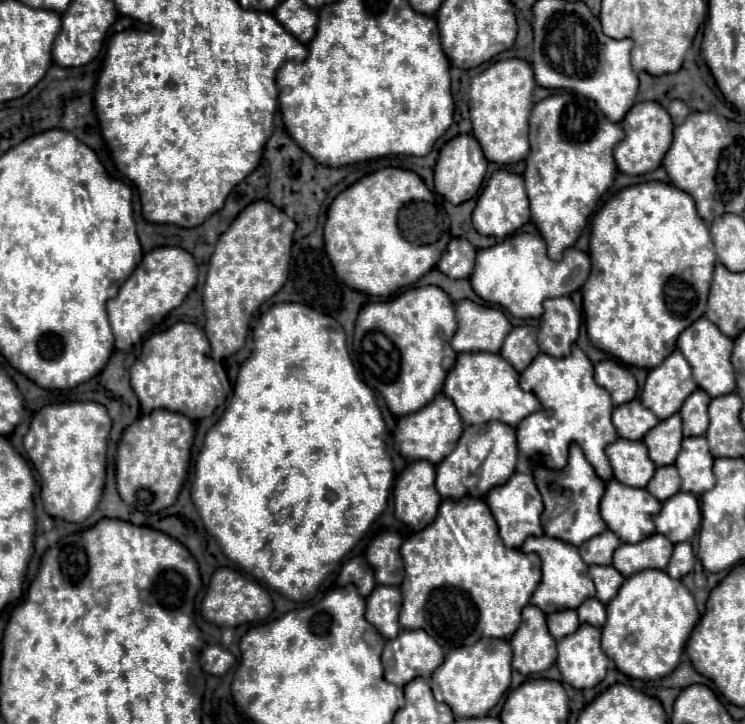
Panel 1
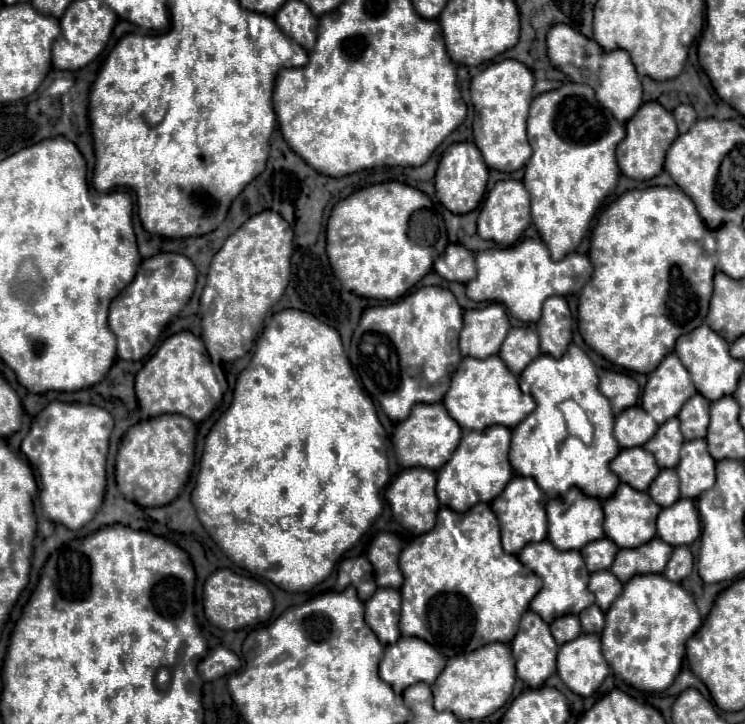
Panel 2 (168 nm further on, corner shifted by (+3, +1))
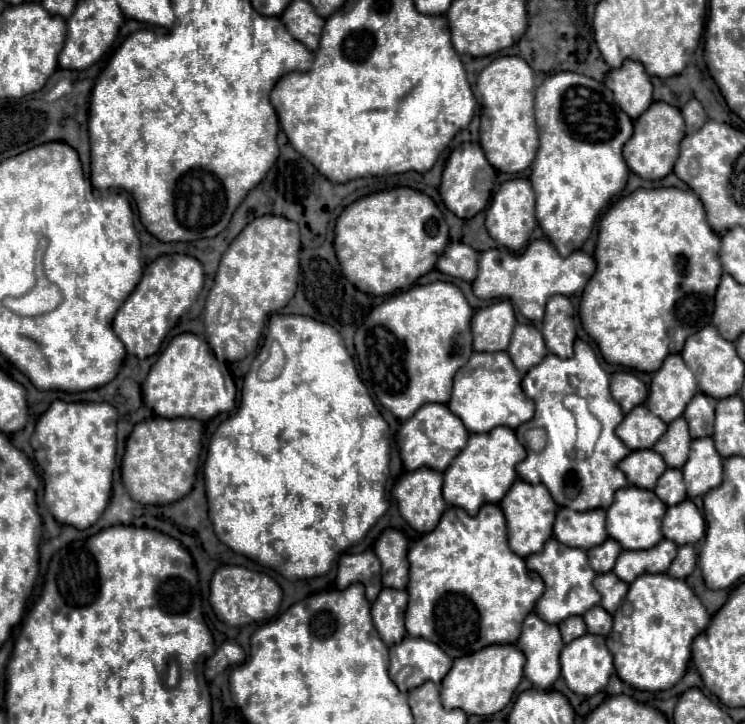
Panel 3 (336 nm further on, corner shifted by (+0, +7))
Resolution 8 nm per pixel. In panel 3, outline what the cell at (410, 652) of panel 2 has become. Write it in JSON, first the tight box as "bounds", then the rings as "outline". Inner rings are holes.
{"bounds":[390,638,452,692],"outline":[[[404,638],[400,644],[390,648],[390,678],[398,684],[400,692],[410,692],[412,688],[434,682],[440,684],[442,678],[450,672],[452,660],[440,646],[424,638]],[[402,672],[406,672],[406,680],[402,684]]]}

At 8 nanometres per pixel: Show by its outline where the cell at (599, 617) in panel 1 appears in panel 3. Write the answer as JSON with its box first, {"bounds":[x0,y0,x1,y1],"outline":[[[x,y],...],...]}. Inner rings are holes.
{"bounds":[582,606,612,636],"outline":[[[594,606],[594,610],[588,610],[582,618],[584,618],[590,634],[606,636],[612,630],[612,616],[602,606]]]}

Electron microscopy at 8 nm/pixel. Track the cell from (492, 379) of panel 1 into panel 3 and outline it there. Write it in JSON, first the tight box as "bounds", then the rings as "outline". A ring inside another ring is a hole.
{"bounds":[448,352,534,432],"outline":[[[474,352],[470,362],[454,376],[454,390],[448,408],[464,422],[468,432],[490,432],[496,426],[518,428],[534,416],[534,402],[522,394],[520,382],[522,380],[506,352]]]}

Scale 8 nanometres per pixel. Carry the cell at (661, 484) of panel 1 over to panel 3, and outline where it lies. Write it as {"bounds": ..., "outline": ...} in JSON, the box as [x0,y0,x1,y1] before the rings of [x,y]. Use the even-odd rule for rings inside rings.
{"bounds":[654,468,686,506],"outline":[[[668,468],[666,474],[662,474],[662,478],[658,480],[658,486],[654,488],[654,492],[658,494],[658,498],[662,498],[662,502],[666,502],[666,506],[676,506],[684,502],[686,486],[684,486],[682,472],[676,468]]]}

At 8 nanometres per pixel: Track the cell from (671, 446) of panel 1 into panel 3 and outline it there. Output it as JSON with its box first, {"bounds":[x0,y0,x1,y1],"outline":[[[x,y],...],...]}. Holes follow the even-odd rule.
{"bounds":[654,418,692,468],"outline":[[[676,418],[674,422],[668,424],[666,434],[656,442],[654,450],[658,450],[658,454],[662,454],[668,468],[682,468],[688,458],[690,442],[692,442],[692,438],[688,434],[686,420]]]}

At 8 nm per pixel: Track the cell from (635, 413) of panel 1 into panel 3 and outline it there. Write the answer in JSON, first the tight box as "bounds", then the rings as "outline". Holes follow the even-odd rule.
{"bounds":[616,406,666,450],"outline":[[[636,406],[616,430],[616,436],[630,448],[630,450],[646,450],[652,448],[658,438],[666,432],[666,424],[650,414],[646,406]]]}

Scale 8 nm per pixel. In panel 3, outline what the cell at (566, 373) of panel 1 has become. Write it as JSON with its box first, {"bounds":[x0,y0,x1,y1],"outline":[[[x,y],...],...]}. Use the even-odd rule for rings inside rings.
{"bounds":[516,340,630,512],"outline":[[[576,340],[574,344],[574,356],[572,358],[558,358],[554,354],[548,354],[538,366],[534,366],[526,374],[522,382],[522,388],[526,396],[534,402],[536,414],[532,422],[522,424],[516,434],[522,438],[528,428],[544,428],[548,432],[548,444],[542,452],[528,452],[526,460],[522,460],[516,470],[518,476],[524,482],[530,484],[544,484],[554,502],[564,508],[572,508],[576,512],[588,512],[596,508],[608,508],[614,500],[614,492],[620,488],[628,488],[630,482],[620,472],[618,462],[630,454],[622,442],[618,442],[616,426],[622,422],[624,414],[620,414],[620,408],[616,406],[612,394],[610,394],[610,376],[604,372],[604,368],[598,364],[598,358],[590,344]],[[566,394],[578,394],[588,400],[590,412],[600,420],[602,434],[596,442],[594,454],[588,460],[572,460],[574,448],[568,448],[568,442],[572,440],[572,412],[562,406],[562,400]]]}

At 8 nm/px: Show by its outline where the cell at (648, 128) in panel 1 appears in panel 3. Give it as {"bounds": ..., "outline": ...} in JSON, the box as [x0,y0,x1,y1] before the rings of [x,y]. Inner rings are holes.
{"bounds":[624,102,684,180],"outline":[[[654,102],[650,110],[646,110],[646,114],[642,114],[642,118],[634,122],[634,134],[624,146],[626,164],[644,180],[660,180],[672,172],[684,136],[684,118],[680,110],[666,102]]]}

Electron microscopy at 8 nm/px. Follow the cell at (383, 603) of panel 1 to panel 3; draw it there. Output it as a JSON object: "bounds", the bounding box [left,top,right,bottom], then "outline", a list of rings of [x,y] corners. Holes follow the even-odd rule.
{"bounds":[372,588,408,646],"outline":[[[386,588],[372,604],[372,620],[386,646],[398,644],[406,636],[406,628],[404,628],[406,602],[408,602],[408,594],[404,590]]]}

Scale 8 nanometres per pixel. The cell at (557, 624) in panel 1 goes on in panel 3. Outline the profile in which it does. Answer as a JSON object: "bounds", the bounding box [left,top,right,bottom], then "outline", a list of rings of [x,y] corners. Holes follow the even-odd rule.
{"bounds":[558,616,586,642],"outline":[[[574,616],[574,618],[568,618],[566,622],[560,622],[558,624],[560,632],[562,632],[562,638],[564,642],[572,642],[574,638],[580,638],[582,634],[586,634],[586,624],[582,622],[582,616]]]}

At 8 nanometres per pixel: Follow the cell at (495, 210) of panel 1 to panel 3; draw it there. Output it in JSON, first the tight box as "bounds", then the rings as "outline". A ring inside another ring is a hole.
{"bounds":[486,178,536,252],"outline":[[[514,178],[500,186],[500,190],[494,194],[490,208],[486,212],[486,228],[488,234],[502,246],[506,246],[512,252],[520,252],[526,244],[536,226],[534,218],[534,190],[528,180]]]}

